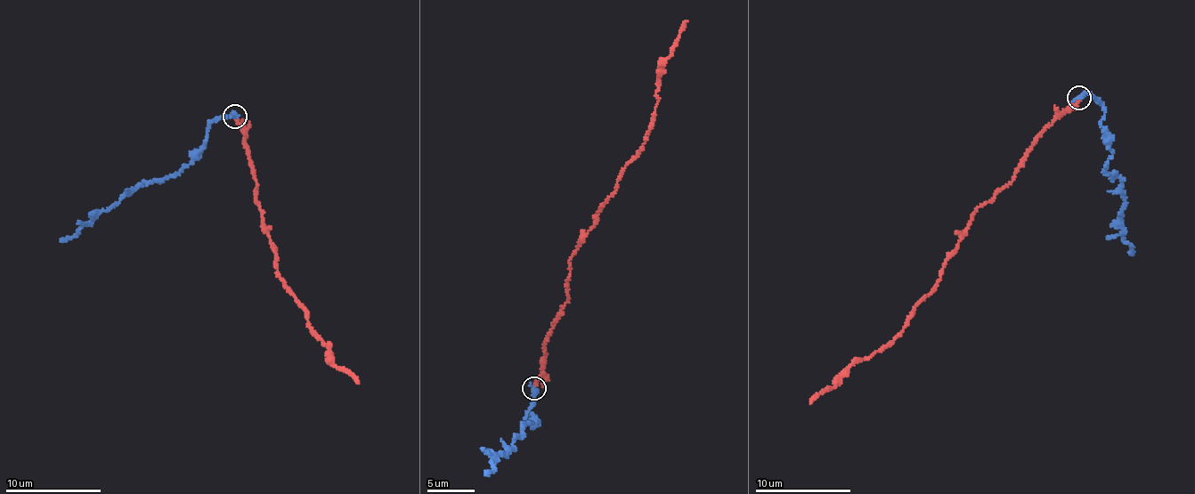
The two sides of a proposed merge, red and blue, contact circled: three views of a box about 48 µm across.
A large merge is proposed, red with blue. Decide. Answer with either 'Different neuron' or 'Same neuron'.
Different neuron

